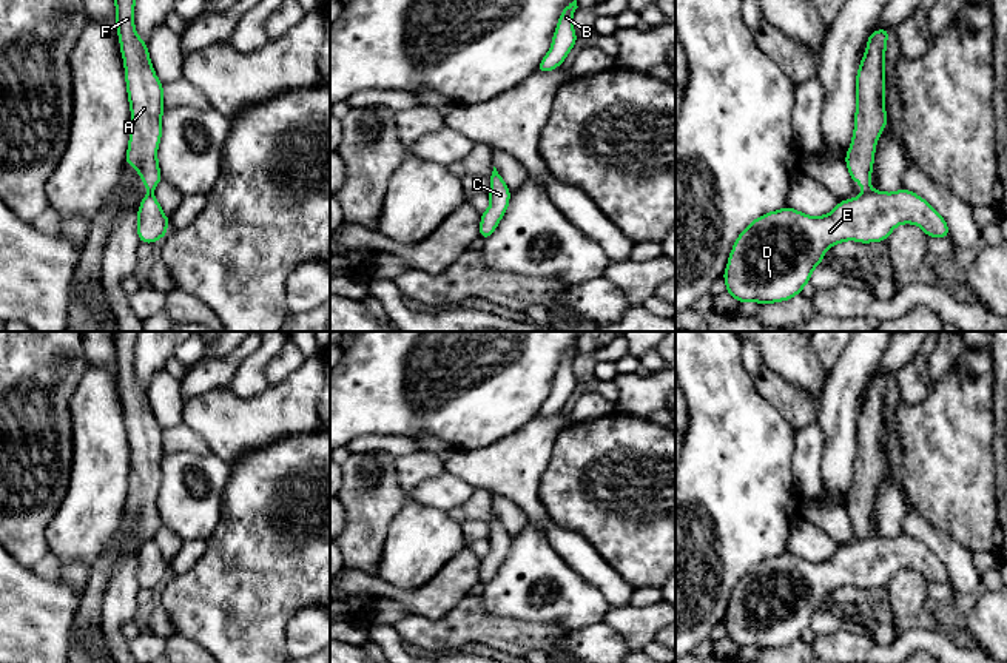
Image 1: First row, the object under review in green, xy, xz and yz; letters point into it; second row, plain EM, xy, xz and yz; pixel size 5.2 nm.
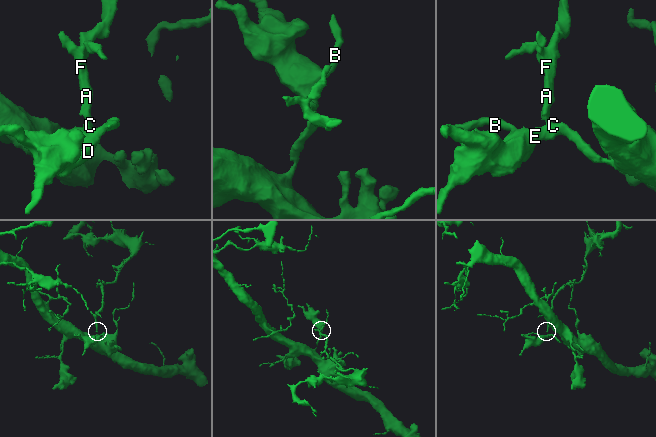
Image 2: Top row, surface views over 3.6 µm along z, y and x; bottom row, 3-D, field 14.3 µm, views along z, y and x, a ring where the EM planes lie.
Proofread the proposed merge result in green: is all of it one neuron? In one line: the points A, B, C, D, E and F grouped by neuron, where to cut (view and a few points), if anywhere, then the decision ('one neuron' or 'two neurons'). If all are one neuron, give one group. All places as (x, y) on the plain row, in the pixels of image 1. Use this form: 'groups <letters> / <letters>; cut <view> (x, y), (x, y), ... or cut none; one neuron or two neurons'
groups A F / B C D E; cut yz (868, 534), (864, 540); two neurons

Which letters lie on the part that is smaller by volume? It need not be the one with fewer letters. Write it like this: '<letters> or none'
A, F

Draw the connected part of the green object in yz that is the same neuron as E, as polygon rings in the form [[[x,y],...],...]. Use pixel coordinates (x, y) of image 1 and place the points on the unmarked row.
[[[904,533],[894,538],[868,535],[850,546],[839,546],[831,558],[817,563],[790,552],[770,557],[754,564],[736,584],[723,618],[726,638],[739,649],[756,646],[762,651],[788,646],[802,638],[830,592],[845,586],[882,587],[901,569],[918,570],[928,583],[948,584],[945,564],[925,544]]]

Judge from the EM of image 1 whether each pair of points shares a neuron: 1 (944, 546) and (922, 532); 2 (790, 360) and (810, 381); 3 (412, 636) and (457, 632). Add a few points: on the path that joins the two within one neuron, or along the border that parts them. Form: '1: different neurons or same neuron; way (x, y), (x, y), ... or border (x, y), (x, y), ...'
1: same neuron; way (939, 543), (927, 534)
2: same neuron; way (794, 364), (807, 376)
3: same neuron; way (423, 634), (446, 634)

